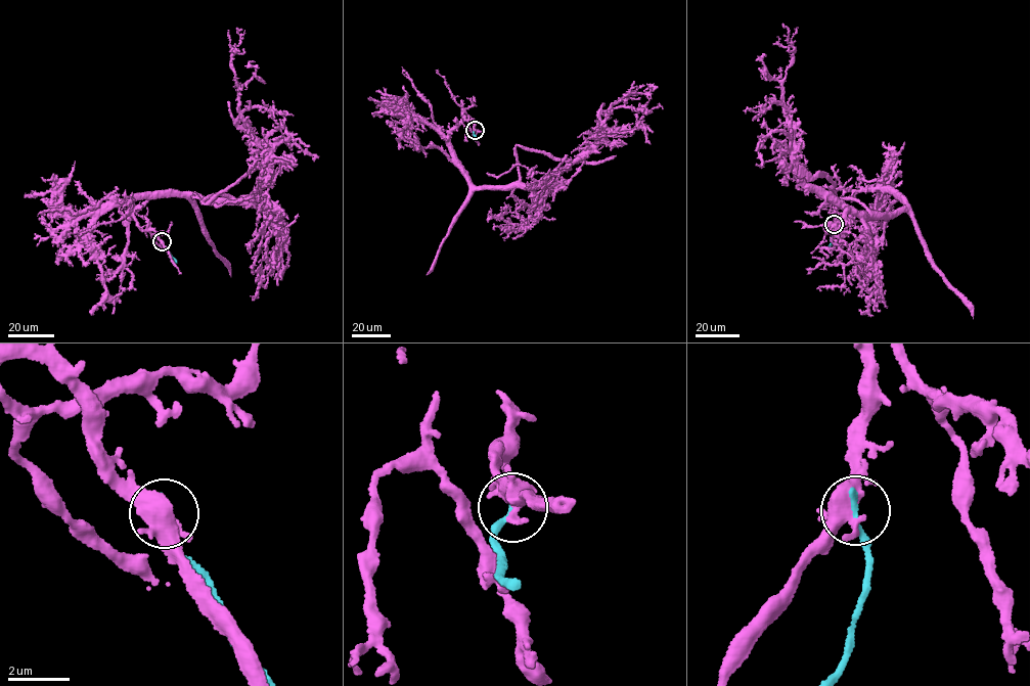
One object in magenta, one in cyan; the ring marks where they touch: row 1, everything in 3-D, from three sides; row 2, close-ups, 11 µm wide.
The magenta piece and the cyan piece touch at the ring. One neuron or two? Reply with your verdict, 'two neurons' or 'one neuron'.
two neurons

